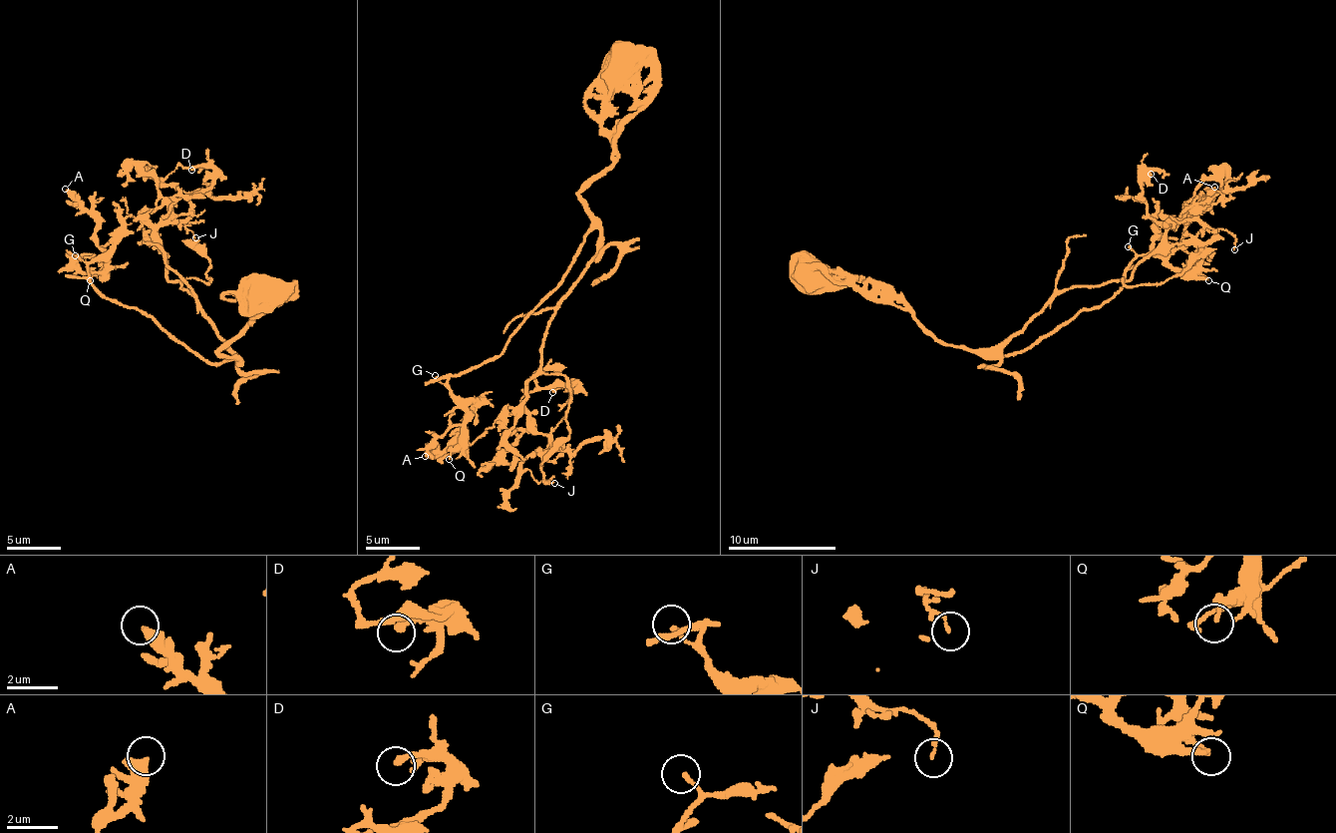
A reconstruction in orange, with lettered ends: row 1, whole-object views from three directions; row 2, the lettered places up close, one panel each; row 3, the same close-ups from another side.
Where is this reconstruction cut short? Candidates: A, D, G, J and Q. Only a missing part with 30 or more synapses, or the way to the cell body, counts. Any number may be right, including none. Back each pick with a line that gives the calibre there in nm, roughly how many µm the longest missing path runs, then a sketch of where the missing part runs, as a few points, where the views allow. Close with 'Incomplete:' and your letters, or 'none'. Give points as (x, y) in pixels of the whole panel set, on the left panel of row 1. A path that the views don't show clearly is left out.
Incomplete: none

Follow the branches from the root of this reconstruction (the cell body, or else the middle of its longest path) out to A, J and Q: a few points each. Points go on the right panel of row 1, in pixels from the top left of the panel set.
A: (810, 268), (868, 278), (937, 340), (1013, 355), (1084, 309), (1097, 309), (1138, 255), (1168, 257), (1214, 187)
J: (810, 268), (863, 275), (937, 340), (996, 350), (1056, 295), (1127, 279), (1169, 222), (1226, 229), (1234, 249)
Q: (810, 268), (863, 275), (937, 340), (999, 356), (1032, 349), (1097, 309), (1138, 255), (1208, 280)

